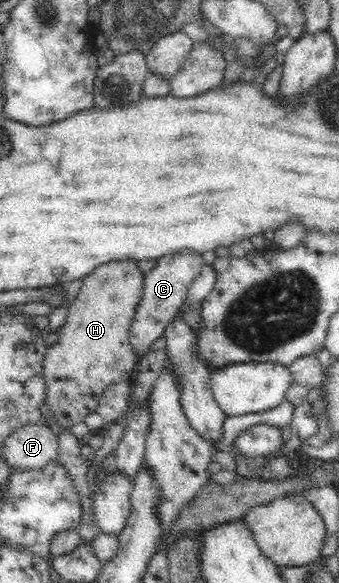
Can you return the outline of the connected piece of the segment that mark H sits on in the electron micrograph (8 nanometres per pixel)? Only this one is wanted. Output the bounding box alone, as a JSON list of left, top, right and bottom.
[39,260,144,431]

